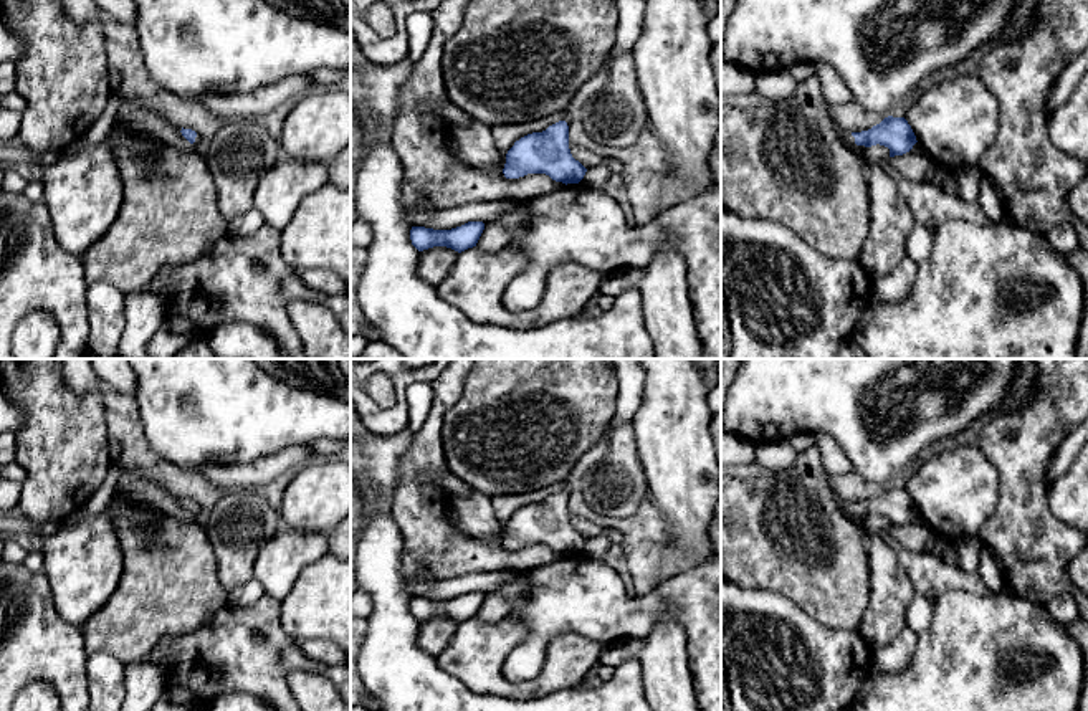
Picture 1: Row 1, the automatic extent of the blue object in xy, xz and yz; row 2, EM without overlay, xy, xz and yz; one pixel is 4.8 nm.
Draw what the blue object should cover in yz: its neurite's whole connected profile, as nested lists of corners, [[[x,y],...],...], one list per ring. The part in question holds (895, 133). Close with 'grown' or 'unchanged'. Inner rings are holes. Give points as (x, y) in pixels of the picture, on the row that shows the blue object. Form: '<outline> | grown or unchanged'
[[[885,117],[880,124],[861,132],[843,134],[838,126],[835,126],[838,137],[848,146],[885,146],[890,149],[890,157],[903,155],[913,149],[918,142],[916,136],[904,117]]] | grown

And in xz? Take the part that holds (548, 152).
[[[607,60],[580,86],[562,121],[542,132],[532,132],[519,141],[506,154],[503,174],[506,179],[519,179],[527,174],[546,174],[556,182],[579,184],[587,169],[572,157],[569,149],[569,124],[579,116],[579,109],[595,98],[608,81]]] | grown

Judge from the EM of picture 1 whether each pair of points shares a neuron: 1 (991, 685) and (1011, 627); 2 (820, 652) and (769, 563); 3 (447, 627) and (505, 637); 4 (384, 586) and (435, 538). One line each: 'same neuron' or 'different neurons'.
1: same neuron
2: different neurons
3: different neurons
4: different neurons

